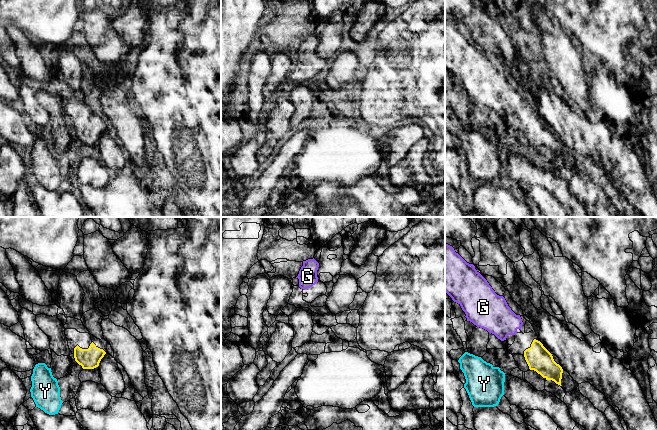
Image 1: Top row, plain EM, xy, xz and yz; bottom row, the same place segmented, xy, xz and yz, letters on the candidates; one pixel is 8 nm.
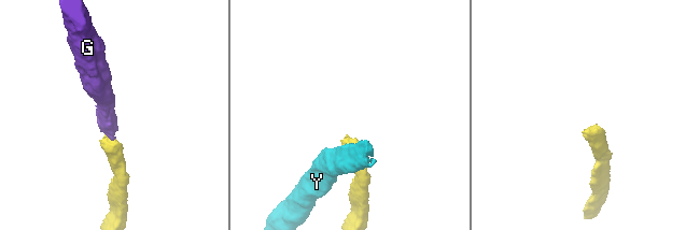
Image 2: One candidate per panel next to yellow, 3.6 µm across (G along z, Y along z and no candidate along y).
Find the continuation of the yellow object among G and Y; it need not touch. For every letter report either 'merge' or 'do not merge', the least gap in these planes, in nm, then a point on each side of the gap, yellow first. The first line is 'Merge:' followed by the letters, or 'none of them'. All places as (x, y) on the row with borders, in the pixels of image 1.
Merge: G
G: merge | 140 nm | yz (533, 340), (520, 329)
Y: do not merge | 200 nm | yz (526, 361), (504, 373)

